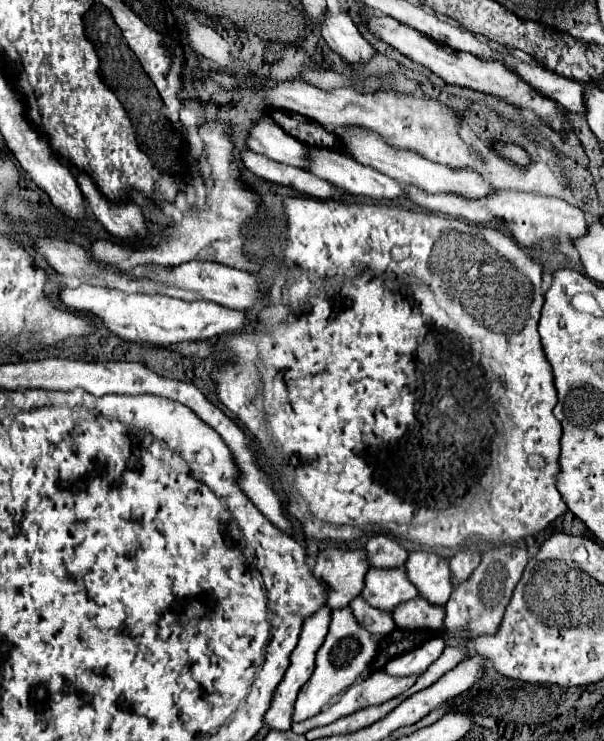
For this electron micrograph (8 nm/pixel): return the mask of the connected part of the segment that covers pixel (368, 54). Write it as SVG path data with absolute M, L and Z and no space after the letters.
M329 14L321 26L321 36L325 38L327 46L337 52L347 64L363 64L375 56L375 48L359 34L349 14Z

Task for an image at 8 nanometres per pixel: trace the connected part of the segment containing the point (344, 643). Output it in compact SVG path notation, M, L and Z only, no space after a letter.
M351 608L343 610L333 610L331 614L331 626L329 634L325 636L323 646L317 652L315 658L315 672L313 676L301 686L295 702L295 712L293 712L293 722L303 722L315 714L321 712L321 708L331 700L333 694L339 694L341 690L349 688L359 676L369 672L373 660L379 654L379 644L373 640L371 632L365 630L357 618L351 614Z

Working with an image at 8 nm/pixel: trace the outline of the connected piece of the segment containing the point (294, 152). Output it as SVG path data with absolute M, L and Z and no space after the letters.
M269 116L261 118L261 122L257 122L251 128L247 144L249 144L249 148L253 152L263 154L263 156L267 156L267 158L271 158L275 162L287 164L287 166L307 170L309 164L311 164L307 144L297 140L295 136L287 134Z

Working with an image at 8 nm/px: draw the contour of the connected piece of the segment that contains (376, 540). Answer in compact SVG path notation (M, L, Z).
M377 534L369 538L365 546L369 554L369 562L375 568L401 568L409 556L409 552L391 536Z

